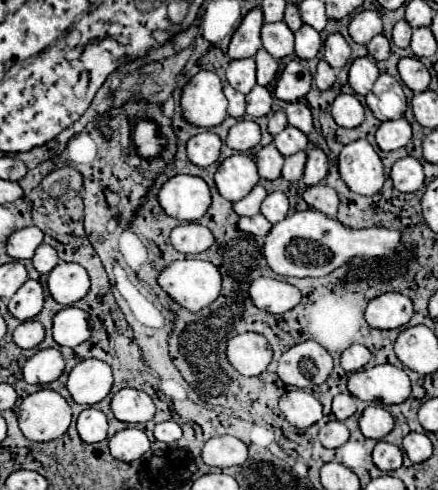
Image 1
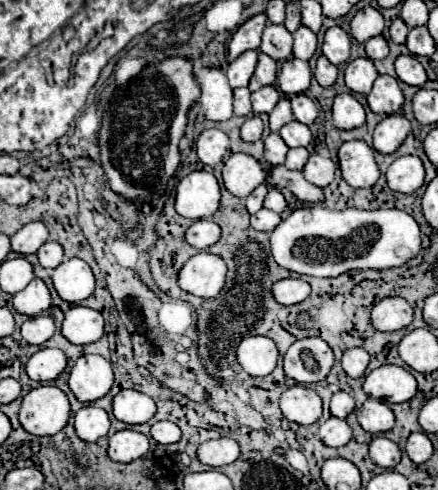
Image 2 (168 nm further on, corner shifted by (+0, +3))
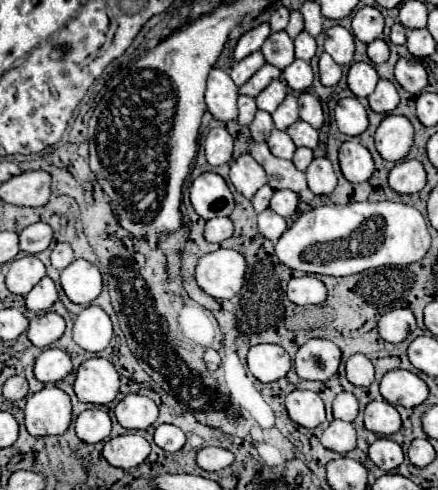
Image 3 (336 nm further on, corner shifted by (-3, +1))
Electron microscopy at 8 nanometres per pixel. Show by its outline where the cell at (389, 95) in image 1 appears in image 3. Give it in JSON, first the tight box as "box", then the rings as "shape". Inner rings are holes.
{"box":[369,79,399,113],"shape":[[[379,79],[375,91],[369,95],[369,107],[375,113],[391,113],[399,103],[399,95],[397,89],[391,81],[387,79]]]}

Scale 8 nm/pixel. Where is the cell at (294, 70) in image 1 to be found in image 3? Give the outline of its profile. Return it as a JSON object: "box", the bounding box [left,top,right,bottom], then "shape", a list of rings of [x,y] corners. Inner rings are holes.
{"box":[281,59,313,91],"shape":[[[295,59],[289,67],[285,67],[281,71],[281,77],[285,79],[285,83],[295,89],[295,91],[307,91],[313,83],[313,71],[311,71],[311,65],[307,61],[301,61],[301,59]]]}

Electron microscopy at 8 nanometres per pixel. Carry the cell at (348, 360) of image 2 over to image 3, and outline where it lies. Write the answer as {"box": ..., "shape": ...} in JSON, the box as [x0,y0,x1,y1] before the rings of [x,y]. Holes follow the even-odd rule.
{"box":[347,355,375,387],"shape":[[[353,355],[347,361],[347,379],[357,387],[369,387],[375,381],[373,365],[365,355]]]}

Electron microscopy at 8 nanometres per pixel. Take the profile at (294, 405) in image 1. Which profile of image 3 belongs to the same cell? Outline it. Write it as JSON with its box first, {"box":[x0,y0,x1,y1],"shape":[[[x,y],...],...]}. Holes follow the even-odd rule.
{"box":[285,389,325,427],"shape":[[[295,389],[287,395],[285,407],[289,417],[301,427],[319,427],[325,421],[325,407],[317,393]]]}

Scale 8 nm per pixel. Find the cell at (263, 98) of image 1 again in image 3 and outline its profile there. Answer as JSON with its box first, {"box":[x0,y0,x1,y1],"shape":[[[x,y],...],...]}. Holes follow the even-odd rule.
{"box":[255,79,287,113],"shape":[[[273,79],[255,99],[257,99],[257,107],[267,111],[267,113],[273,113],[285,99],[287,95],[287,87],[279,81],[279,79]]]}

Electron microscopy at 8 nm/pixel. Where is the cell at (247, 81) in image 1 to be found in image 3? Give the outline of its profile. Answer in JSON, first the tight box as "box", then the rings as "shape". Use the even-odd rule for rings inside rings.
{"box":[229,51,265,87],"shape":[[[255,51],[255,53],[251,53],[249,57],[241,59],[237,65],[233,65],[233,67],[229,69],[229,75],[231,75],[231,79],[235,81],[235,85],[241,87],[241,85],[243,85],[245,81],[249,81],[249,79],[253,77],[253,73],[257,73],[263,65],[265,65],[265,59],[263,59],[261,51]]]}

